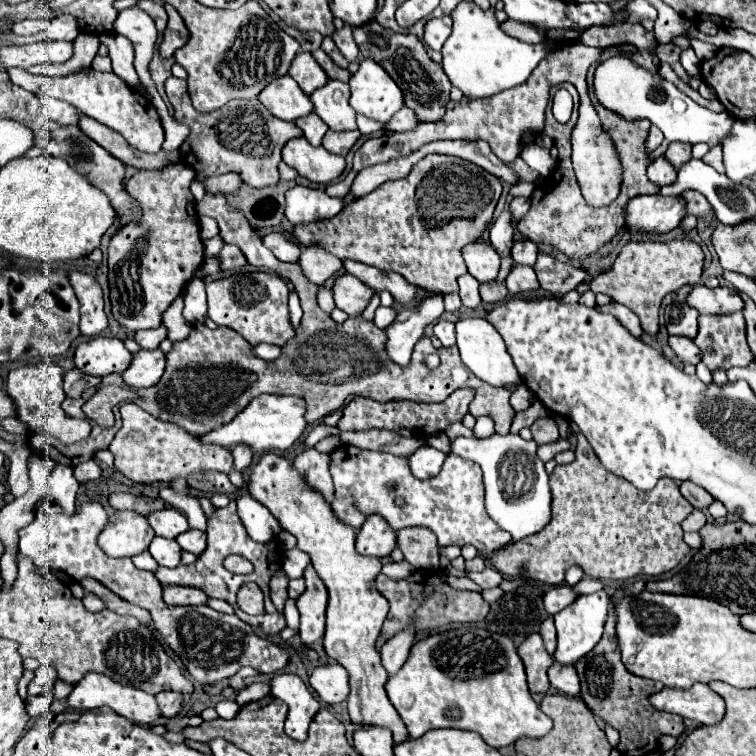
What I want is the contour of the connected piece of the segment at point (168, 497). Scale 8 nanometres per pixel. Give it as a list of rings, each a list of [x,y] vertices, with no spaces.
[[[164,486],[160,490],[160,498],[166,502],[166,504],[172,504],[174,508],[178,508],[190,522],[190,528],[196,528],[196,530],[206,530],[206,516],[204,516],[204,510],[200,506],[200,500],[194,498],[194,496],[186,496],[186,494],[180,494],[176,490],[172,490],[170,486]]]

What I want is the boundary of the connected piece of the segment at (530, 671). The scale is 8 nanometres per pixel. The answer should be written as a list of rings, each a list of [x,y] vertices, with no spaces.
[[[532,634],[528,636],[528,640],[524,640],[518,648],[518,654],[524,662],[526,668],[526,676],[528,676],[528,686],[530,692],[548,692],[550,690],[550,682],[546,676],[548,666],[554,662],[552,656],[546,652],[544,642],[540,638],[540,634]]]

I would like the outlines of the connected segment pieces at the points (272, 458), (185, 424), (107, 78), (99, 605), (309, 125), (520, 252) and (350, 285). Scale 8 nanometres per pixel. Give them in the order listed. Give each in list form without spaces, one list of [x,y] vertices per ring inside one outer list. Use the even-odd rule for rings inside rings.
[[[266,452],[248,474],[246,488],[252,498],[256,498],[274,514],[282,530],[298,538],[298,548],[310,554],[318,576],[328,588],[330,600],[326,612],[324,650],[350,674],[348,712],[352,724],[384,726],[392,730],[394,744],[406,742],[408,730],[404,728],[400,716],[396,716],[396,708],[392,708],[392,702],[384,692],[388,672],[380,662],[380,652],[376,650],[376,640],[388,614],[388,600],[378,592],[374,584],[382,568],[380,560],[356,552],[356,530],[346,526],[344,522],[340,524],[330,504],[322,498],[318,490],[306,484],[306,480],[300,476],[290,460],[276,456],[274,452]]]
[[[206,194],[204,200],[196,202],[196,212],[200,216],[214,218],[220,228],[220,238],[226,244],[238,246],[248,264],[268,268],[278,276],[288,278],[300,296],[304,316],[294,338],[282,346],[282,356],[274,362],[256,360],[248,352],[248,342],[226,326],[210,330],[206,324],[194,324],[190,336],[182,342],[174,342],[172,350],[166,354],[166,372],[162,380],[152,388],[138,390],[140,400],[136,400],[136,404],[140,404],[148,414],[202,436],[234,420],[234,416],[260,394],[290,394],[304,398],[308,404],[306,420],[312,424],[342,408],[348,396],[366,396],[378,402],[444,402],[444,398],[448,398],[454,390],[472,388],[474,400],[469,405],[472,416],[488,416],[494,420],[494,430],[498,434],[508,434],[516,414],[508,402],[510,392],[504,388],[492,388],[490,384],[484,384],[480,378],[472,376],[472,372],[468,372],[460,360],[456,346],[436,350],[432,348],[430,338],[422,338],[414,346],[408,366],[402,368],[394,364],[386,354],[386,332],[364,318],[348,318],[342,324],[334,322],[330,314],[320,310],[316,304],[318,286],[302,274],[300,264],[276,260],[274,254],[262,244],[262,236],[252,228],[238,208],[228,204],[224,194]],[[432,352],[440,354],[440,366],[436,370],[428,370],[424,366],[424,358]],[[318,374],[336,374],[336,382],[332,382],[330,376]]]
[[[10,68],[8,74],[10,74],[10,80],[24,90],[30,90],[34,94],[42,92],[46,96],[50,94],[52,98],[64,100],[64,102],[80,108],[86,116],[120,132],[128,140],[128,144],[132,144],[140,152],[156,154],[162,148],[164,128],[160,124],[160,116],[158,116],[156,108],[152,106],[152,102],[146,96],[142,96],[140,92],[130,88],[114,72],[106,74],[106,72],[96,72],[92,68],[86,68],[86,70],[74,72],[74,74],[66,74],[66,76],[32,76],[22,68]]]
[[[86,594],[86,596],[82,598],[82,604],[84,604],[84,608],[86,608],[88,612],[100,612],[100,610],[106,608],[104,602],[102,602],[100,598],[96,598],[94,594]]]
[[[314,112],[308,114],[308,116],[304,116],[304,118],[300,118],[300,120],[296,120],[296,124],[302,128],[306,140],[312,142],[312,146],[320,144],[322,138],[324,138],[324,134],[326,134],[326,130],[328,130],[328,126],[324,124],[324,120],[318,114],[314,114]]]
[[[516,240],[512,244],[512,250],[510,250],[512,258],[516,264],[526,264],[526,266],[534,266],[536,264],[536,256],[538,256],[538,248],[532,240]]]
[[[348,274],[338,276],[332,290],[334,290],[336,308],[344,310],[348,316],[360,316],[368,306],[368,302],[372,300],[372,296],[376,294],[374,288],[366,286],[356,276],[348,276]]]

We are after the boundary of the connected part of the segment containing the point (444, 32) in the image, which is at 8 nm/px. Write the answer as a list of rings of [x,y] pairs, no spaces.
[[[442,16],[442,18],[432,18],[426,24],[426,32],[424,32],[424,40],[432,50],[440,50],[442,44],[448,40],[450,36],[450,16]]]

